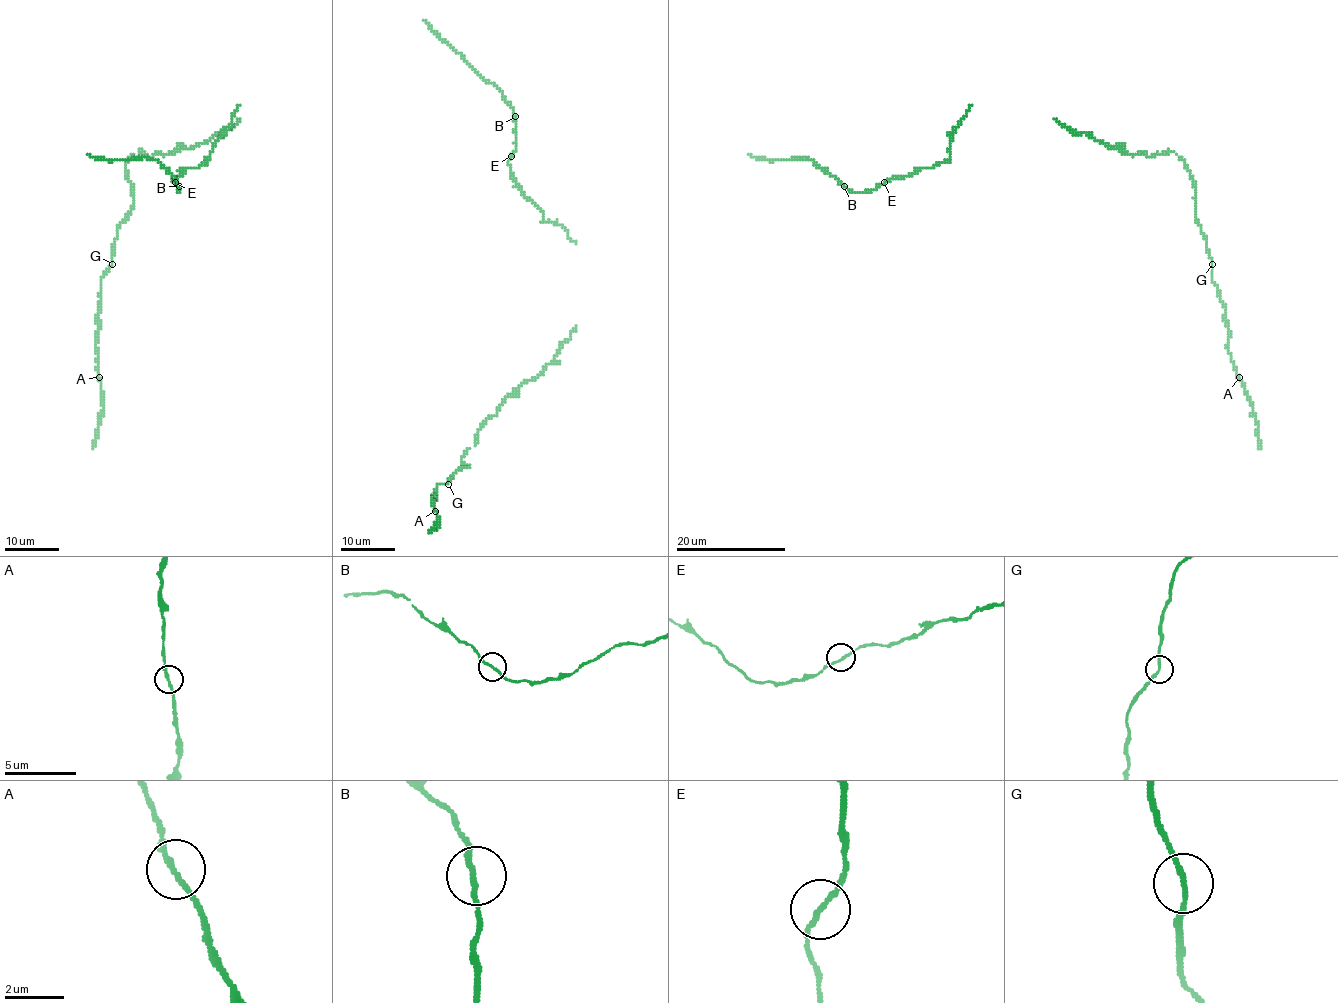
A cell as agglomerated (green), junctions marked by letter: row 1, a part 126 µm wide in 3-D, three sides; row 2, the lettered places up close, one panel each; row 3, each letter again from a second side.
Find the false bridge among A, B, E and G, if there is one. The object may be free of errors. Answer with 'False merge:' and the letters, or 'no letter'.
False merge: no letter

